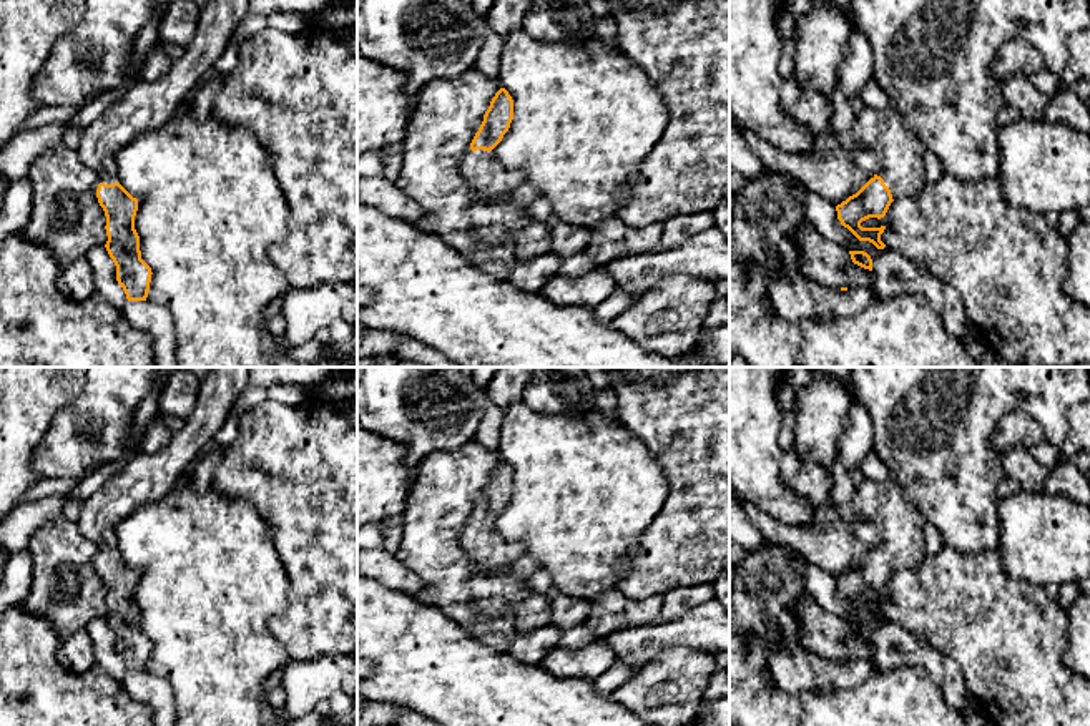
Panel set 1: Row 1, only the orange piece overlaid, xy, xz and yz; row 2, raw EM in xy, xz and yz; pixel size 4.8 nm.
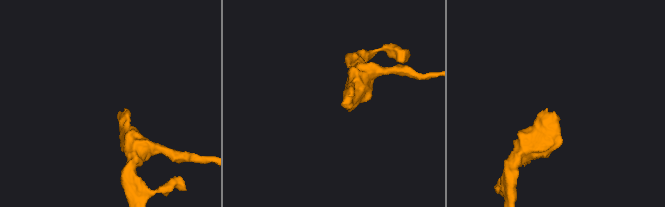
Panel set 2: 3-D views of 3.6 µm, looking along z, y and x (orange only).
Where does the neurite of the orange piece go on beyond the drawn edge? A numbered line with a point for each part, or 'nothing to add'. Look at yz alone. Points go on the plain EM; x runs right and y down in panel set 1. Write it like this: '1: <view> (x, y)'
1: yz (879, 514)

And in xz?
1: xz (479, 542)

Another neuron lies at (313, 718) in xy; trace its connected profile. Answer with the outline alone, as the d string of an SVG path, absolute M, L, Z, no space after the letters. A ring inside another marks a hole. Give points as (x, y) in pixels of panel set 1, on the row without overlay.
M316 709L301 718L291 718L291 719L277 718L277 719L284 726L321 726L321 723L322 723L322 716Z

